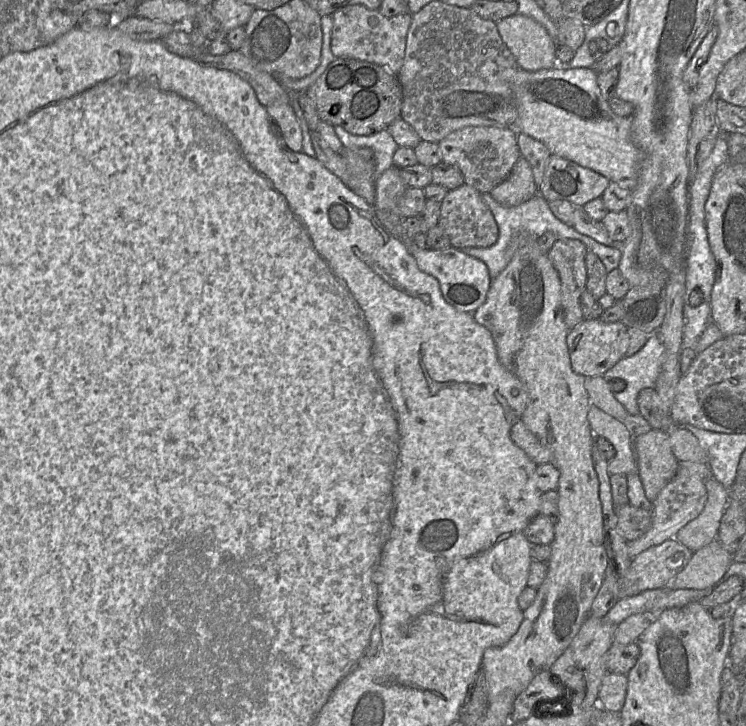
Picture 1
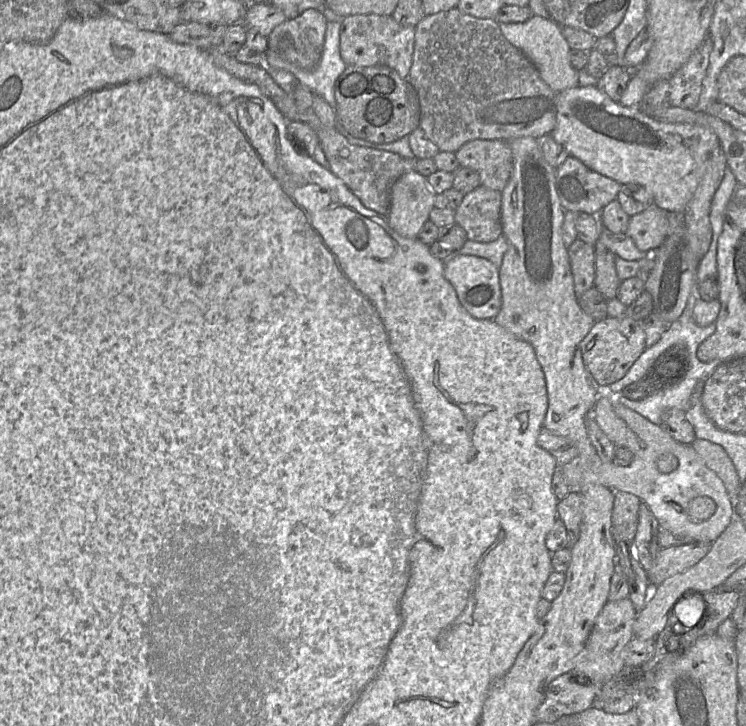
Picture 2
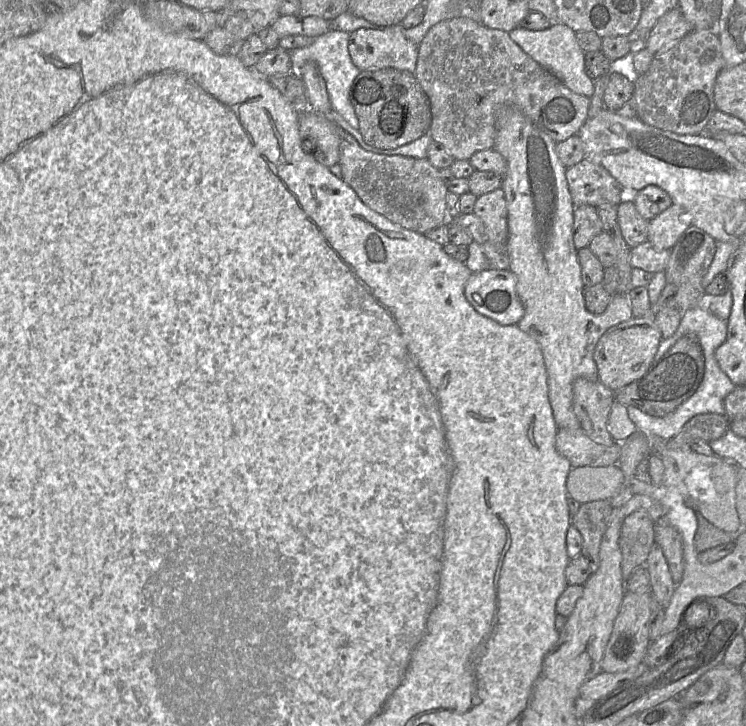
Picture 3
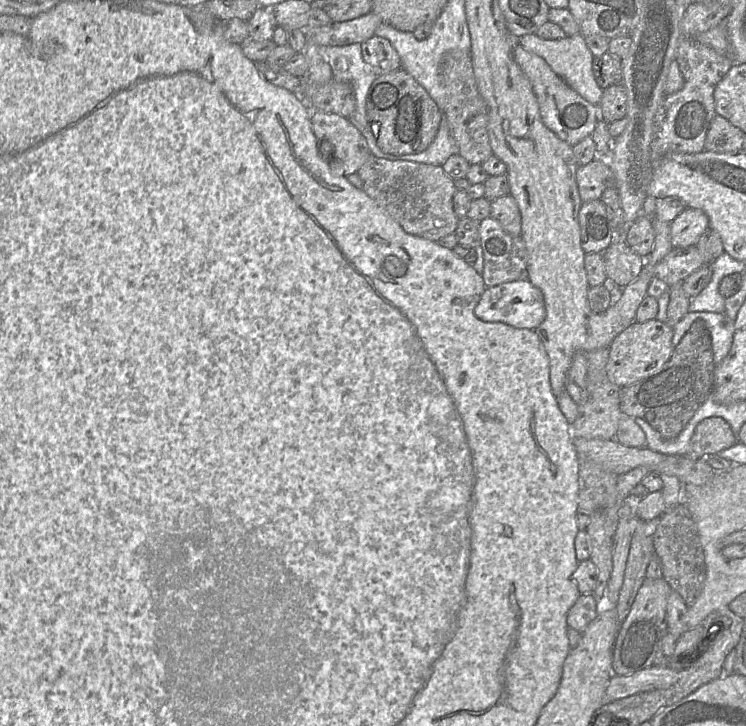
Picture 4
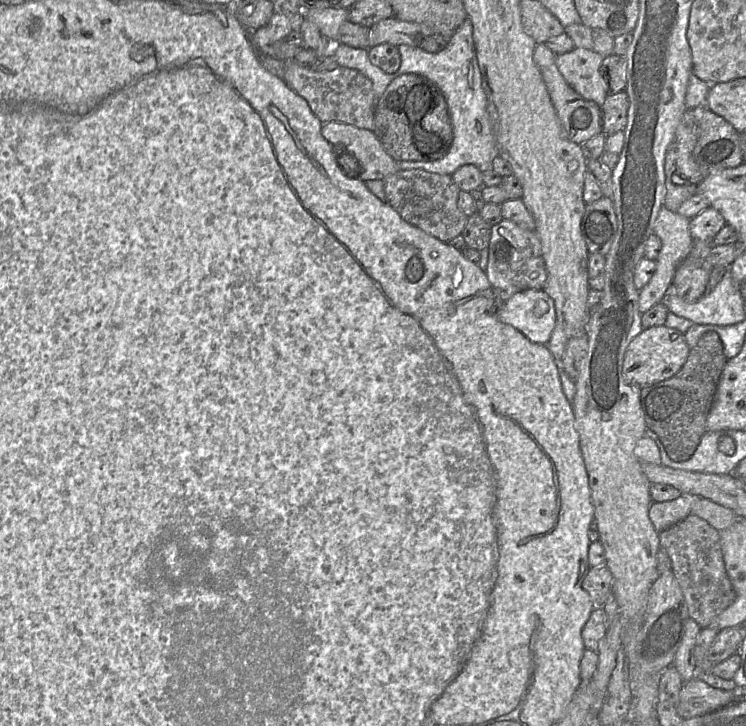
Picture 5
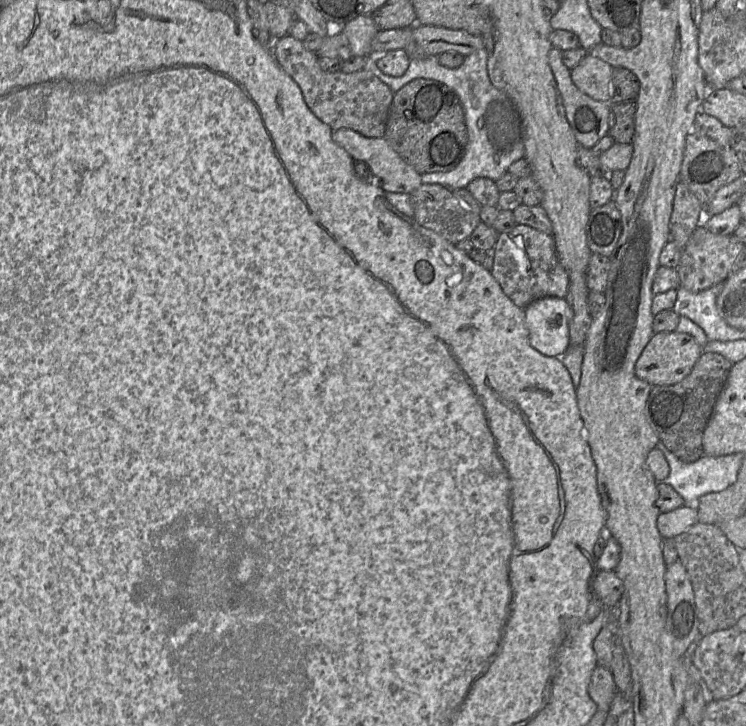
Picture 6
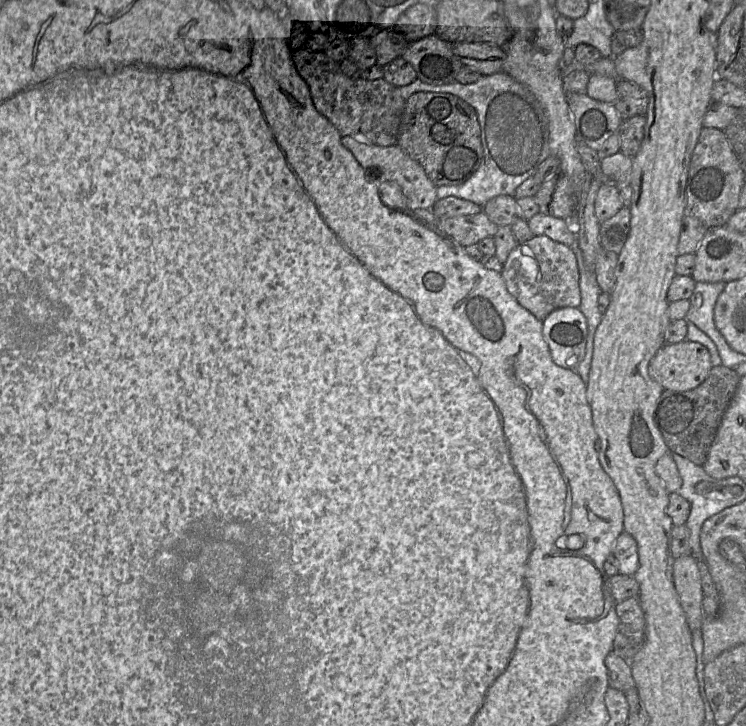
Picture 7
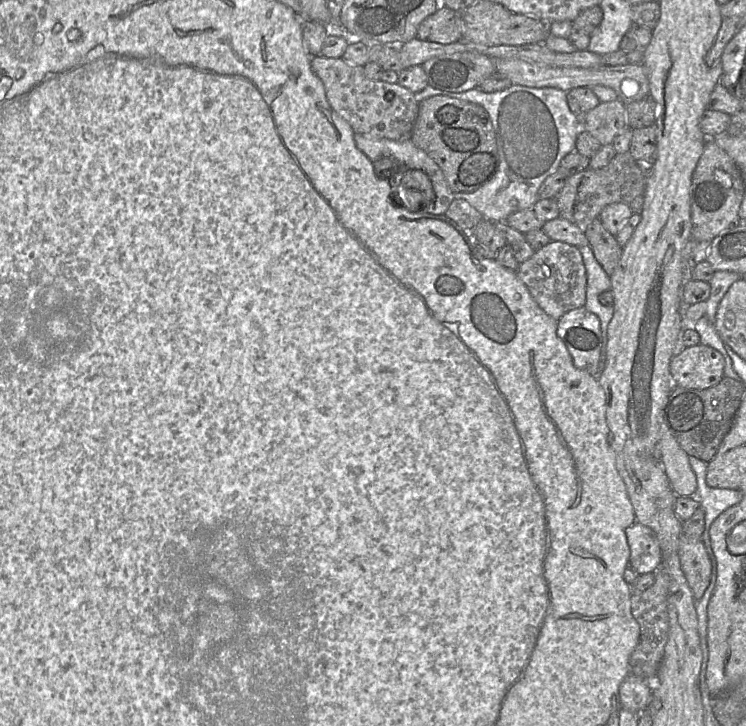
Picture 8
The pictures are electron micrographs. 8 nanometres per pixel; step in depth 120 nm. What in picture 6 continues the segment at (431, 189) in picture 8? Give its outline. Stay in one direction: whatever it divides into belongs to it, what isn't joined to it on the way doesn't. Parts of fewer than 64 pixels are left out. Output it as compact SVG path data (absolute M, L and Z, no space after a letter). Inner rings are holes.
M351 129L332 130L332 140L341 146L352 158L353 172L358 180L366 182L372 186L380 187L385 192L395 192L410 194L417 189L422 183L421 175L409 164L407 164L389 145L384 137L369 138L359 134ZM359 164L366 165L367 172L370 174L367 179L362 179Z

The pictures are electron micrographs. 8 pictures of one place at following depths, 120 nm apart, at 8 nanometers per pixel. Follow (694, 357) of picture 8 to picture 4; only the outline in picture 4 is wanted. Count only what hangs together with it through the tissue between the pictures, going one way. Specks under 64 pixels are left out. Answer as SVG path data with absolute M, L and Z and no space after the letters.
M658 319L632 323L609 345L609 359L606 366L609 380L619 387L624 387L657 373L671 357L674 349L672 337L672 327Z

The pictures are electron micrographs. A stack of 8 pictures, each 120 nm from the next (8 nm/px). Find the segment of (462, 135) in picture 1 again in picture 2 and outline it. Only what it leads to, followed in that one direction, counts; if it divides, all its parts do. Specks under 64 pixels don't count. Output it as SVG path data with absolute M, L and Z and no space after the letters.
M476 139L465 143L455 156L461 167L478 172L481 185L502 192L512 173L513 155L508 141Z

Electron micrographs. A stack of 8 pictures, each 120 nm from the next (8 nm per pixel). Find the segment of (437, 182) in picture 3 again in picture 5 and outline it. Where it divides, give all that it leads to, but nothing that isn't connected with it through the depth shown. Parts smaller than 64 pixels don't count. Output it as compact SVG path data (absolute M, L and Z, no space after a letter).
M401 169L385 177L383 183L385 202L409 224L446 243L462 234L468 217L458 208L459 188L449 175Z

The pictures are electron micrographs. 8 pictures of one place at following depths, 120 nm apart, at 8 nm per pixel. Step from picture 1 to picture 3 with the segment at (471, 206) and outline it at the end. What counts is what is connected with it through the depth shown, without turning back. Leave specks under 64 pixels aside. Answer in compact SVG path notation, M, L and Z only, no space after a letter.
M503 187L477 197L473 214L482 220L490 242L506 244L508 211Z

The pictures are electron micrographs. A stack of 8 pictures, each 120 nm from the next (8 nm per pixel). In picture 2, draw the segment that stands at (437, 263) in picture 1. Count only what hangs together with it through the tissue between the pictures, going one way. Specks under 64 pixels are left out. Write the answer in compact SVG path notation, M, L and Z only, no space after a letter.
M457 254L444 261L444 275L456 291L461 305L477 319L493 320L502 304L499 268L485 258Z

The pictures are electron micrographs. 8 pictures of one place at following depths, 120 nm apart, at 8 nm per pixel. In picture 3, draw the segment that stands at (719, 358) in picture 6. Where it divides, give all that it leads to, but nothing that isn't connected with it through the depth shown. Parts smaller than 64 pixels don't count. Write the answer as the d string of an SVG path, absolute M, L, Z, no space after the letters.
M689 333L678 340L670 336L662 339L648 371L639 379L619 388L616 401L634 406L655 417L664 417L691 397L702 382L705 357L695 334Z

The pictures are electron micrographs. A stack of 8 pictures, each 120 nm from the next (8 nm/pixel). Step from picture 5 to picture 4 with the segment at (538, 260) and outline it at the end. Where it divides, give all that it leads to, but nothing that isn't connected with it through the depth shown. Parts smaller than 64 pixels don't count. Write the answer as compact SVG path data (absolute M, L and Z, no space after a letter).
M490 217L479 223L479 235L487 287L528 279L528 252L521 236L509 234Z

